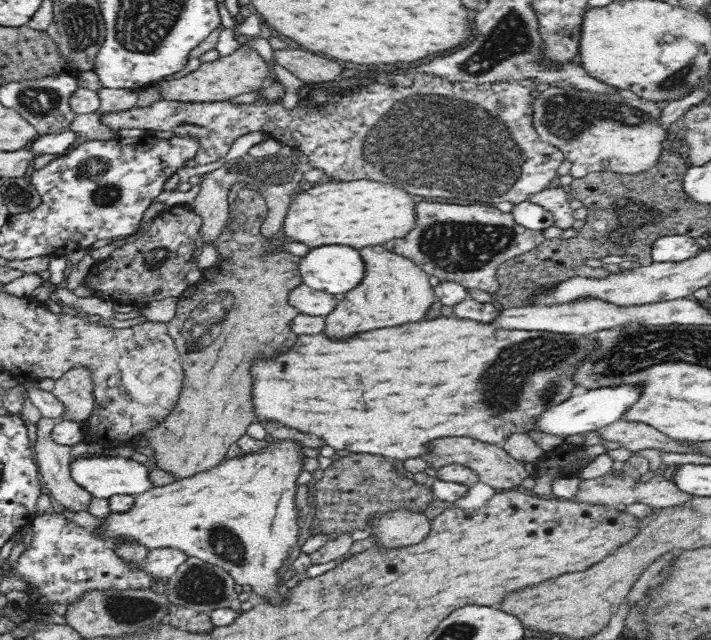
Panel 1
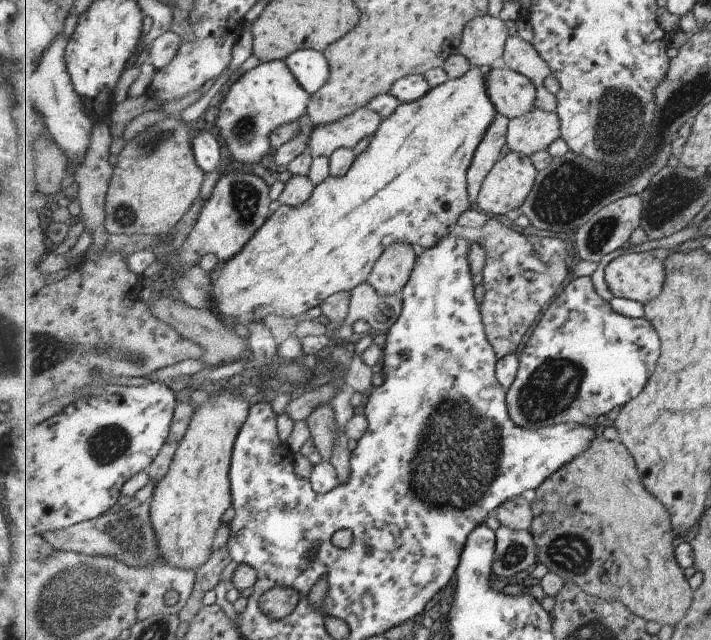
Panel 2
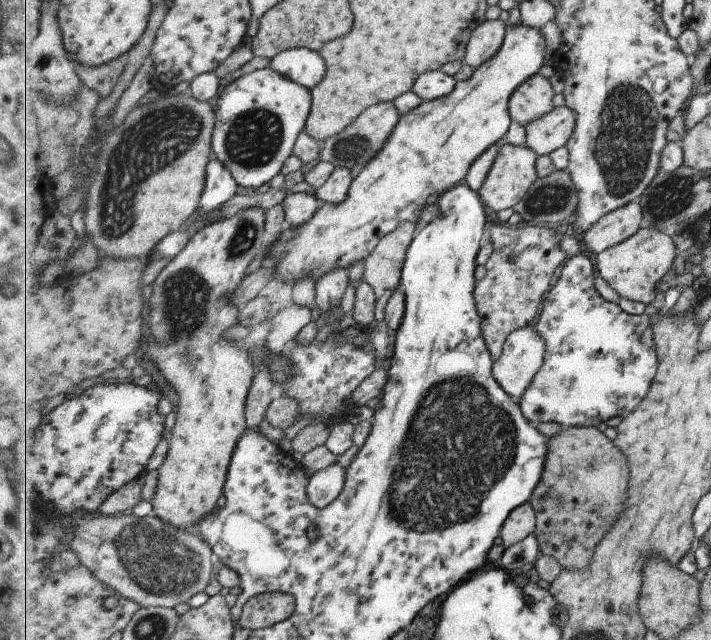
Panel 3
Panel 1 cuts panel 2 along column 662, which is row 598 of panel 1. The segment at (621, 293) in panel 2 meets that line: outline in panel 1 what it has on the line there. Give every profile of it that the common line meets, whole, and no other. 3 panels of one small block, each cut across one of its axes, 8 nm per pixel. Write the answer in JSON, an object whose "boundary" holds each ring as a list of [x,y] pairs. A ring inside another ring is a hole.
{"boundary":[[[276,438],[272,442],[268,442],[262,450],[258,452],[248,452],[244,454],[242,458],[230,458],[220,461],[209,469],[204,469],[202,472],[194,473],[192,476],[176,478],[175,481],[161,486],[154,487],[148,492],[144,492],[144,495],[136,496],[135,508],[130,510],[130,513],[123,514],[113,513],[108,519],[105,519],[105,528],[102,533],[94,533],[97,536],[107,540],[107,543],[111,546],[114,540],[118,538],[125,538],[125,540],[138,540],[144,544],[148,549],[153,548],[166,548],[176,547],[184,552],[187,552],[190,556],[195,556],[196,559],[222,569],[232,577],[236,584],[240,586],[250,586],[251,592],[258,594],[260,598],[263,598],[263,602],[267,602],[269,606],[286,606],[288,600],[292,598],[291,588],[287,588],[280,584],[280,570],[284,568],[284,564],[288,562],[290,558],[290,552],[298,546],[298,524],[296,524],[296,514],[298,514],[298,508],[296,508],[296,494],[298,494],[298,476],[304,472],[304,460],[306,460],[306,454],[302,452],[306,446],[302,446],[298,440],[292,440],[292,438]]]}

